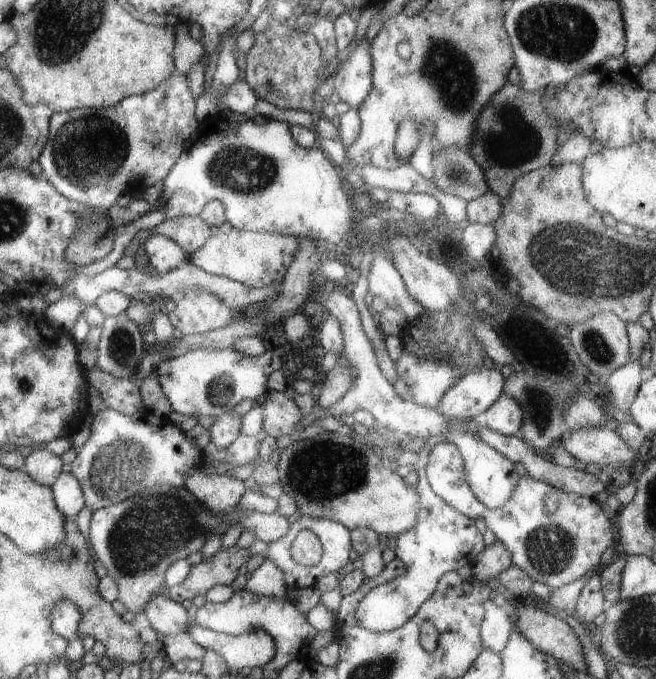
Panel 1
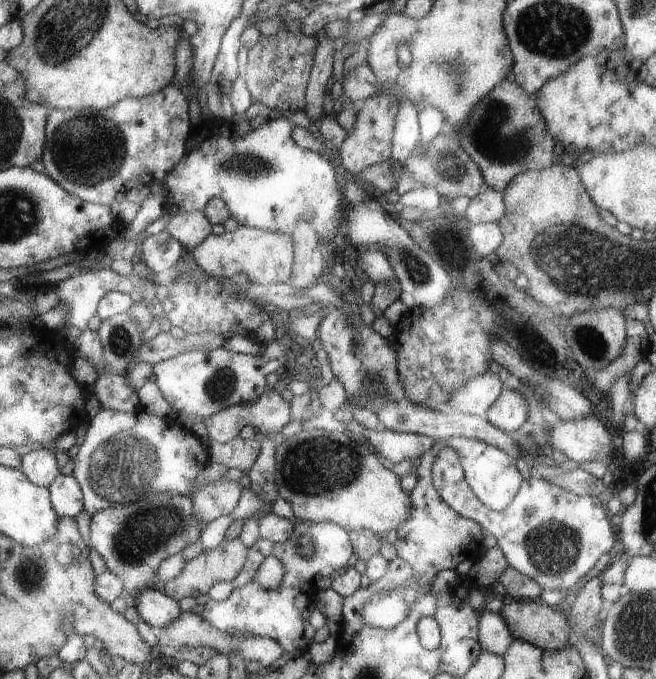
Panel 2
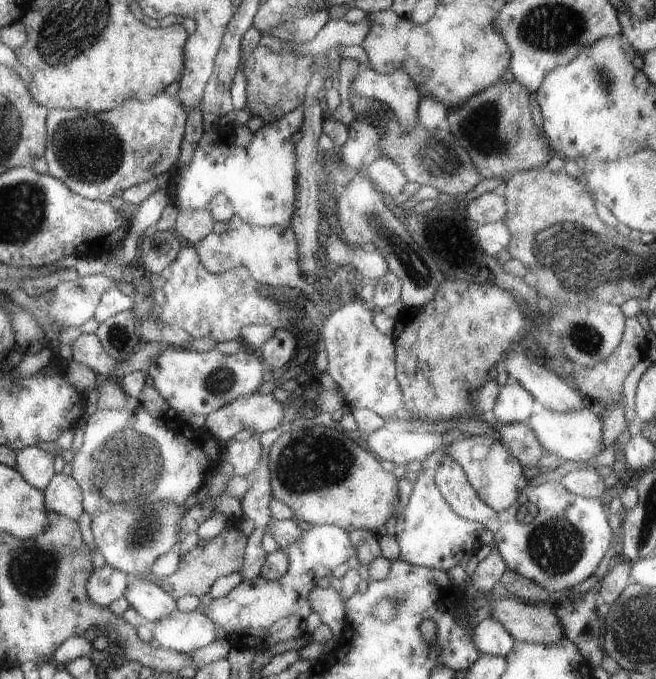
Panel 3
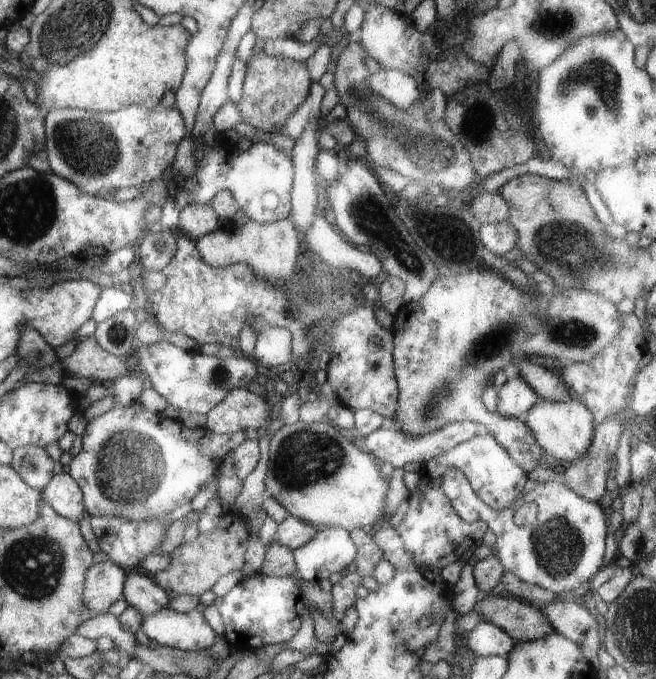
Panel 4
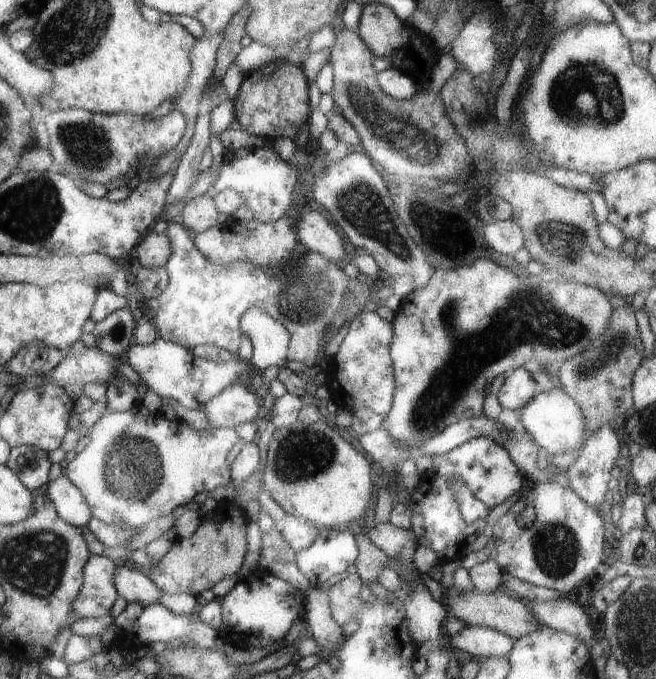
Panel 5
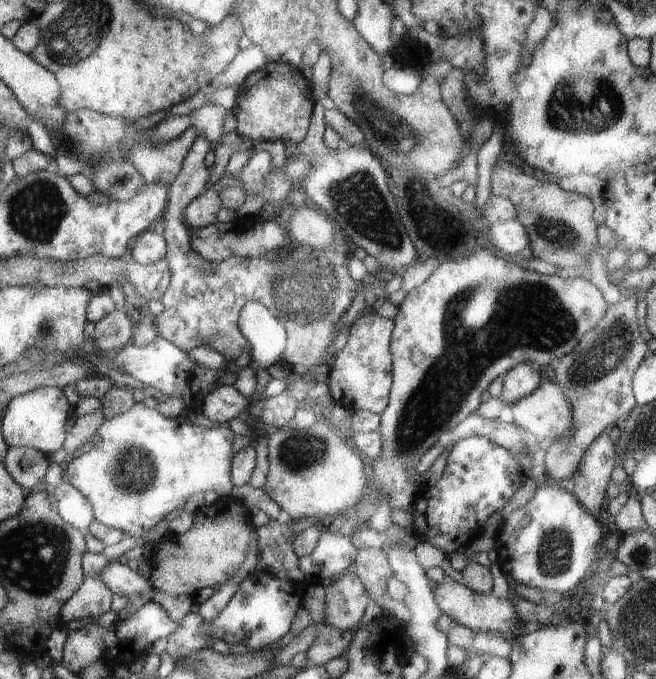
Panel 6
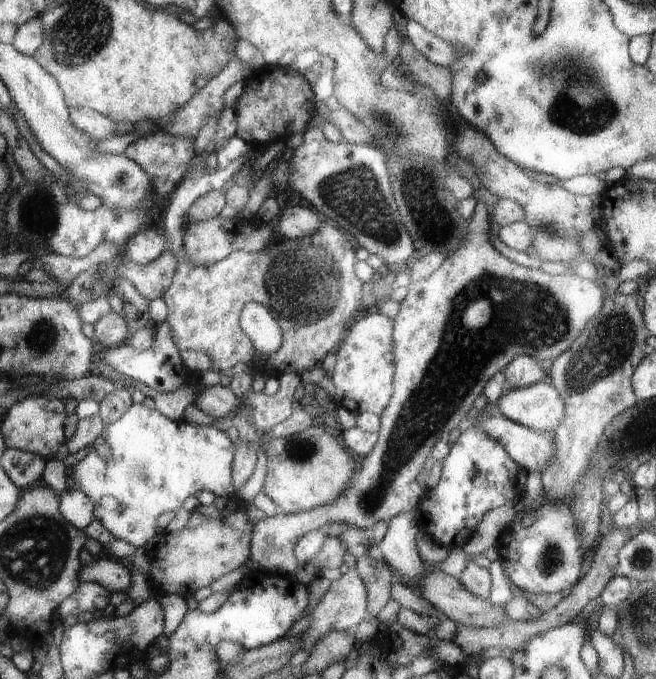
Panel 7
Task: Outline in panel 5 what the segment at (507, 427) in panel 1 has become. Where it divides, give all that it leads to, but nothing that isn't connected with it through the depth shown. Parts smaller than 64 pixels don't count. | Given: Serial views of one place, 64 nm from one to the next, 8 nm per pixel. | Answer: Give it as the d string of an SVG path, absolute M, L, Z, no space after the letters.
M521 366L504 376L502 385L494 395L502 409L517 411L539 392L531 373Z

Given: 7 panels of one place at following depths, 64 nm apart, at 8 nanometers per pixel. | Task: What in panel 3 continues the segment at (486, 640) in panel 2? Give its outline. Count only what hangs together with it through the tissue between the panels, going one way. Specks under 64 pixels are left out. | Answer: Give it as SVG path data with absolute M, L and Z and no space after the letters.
M487 617L473 626L471 640L479 654L500 657L504 657L514 643L511 635L491 617Z

